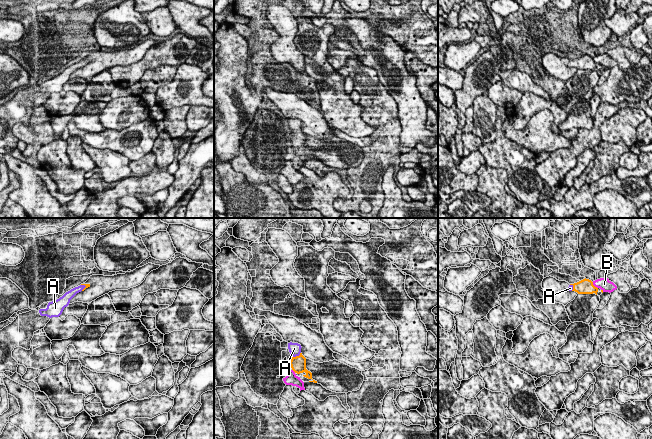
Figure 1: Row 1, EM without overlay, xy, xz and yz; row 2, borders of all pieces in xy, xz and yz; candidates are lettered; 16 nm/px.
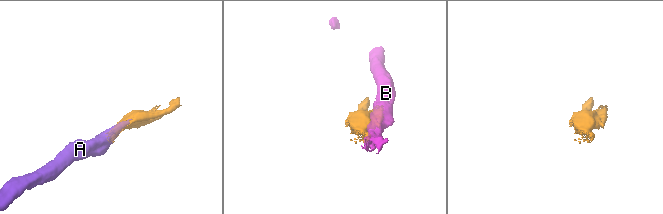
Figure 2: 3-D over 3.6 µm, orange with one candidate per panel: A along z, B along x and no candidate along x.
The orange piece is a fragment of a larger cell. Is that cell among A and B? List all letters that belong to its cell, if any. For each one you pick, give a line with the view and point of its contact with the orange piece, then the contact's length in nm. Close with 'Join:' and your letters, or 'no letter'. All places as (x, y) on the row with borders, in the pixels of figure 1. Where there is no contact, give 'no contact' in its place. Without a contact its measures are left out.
A: xz (296, 356) | 170 nm
Join: A

